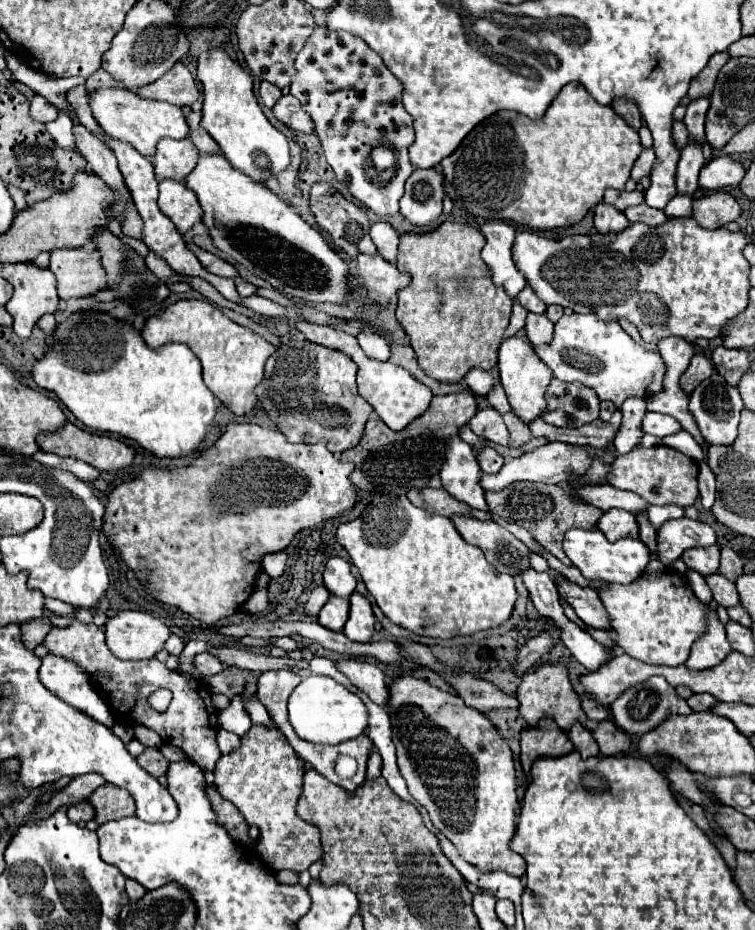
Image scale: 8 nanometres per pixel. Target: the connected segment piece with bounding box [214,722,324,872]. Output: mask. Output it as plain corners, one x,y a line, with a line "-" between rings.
274,722
268,726
252,724
250,732
240,738
240,746
230,754
220,756
214,770
214,786
222,798
230,800
250,826
260,828
256,852
272,870
304,872
322,858
322,844
316,826
304,822
296,814
296,802
302,790
304,760
298,758
286,736

